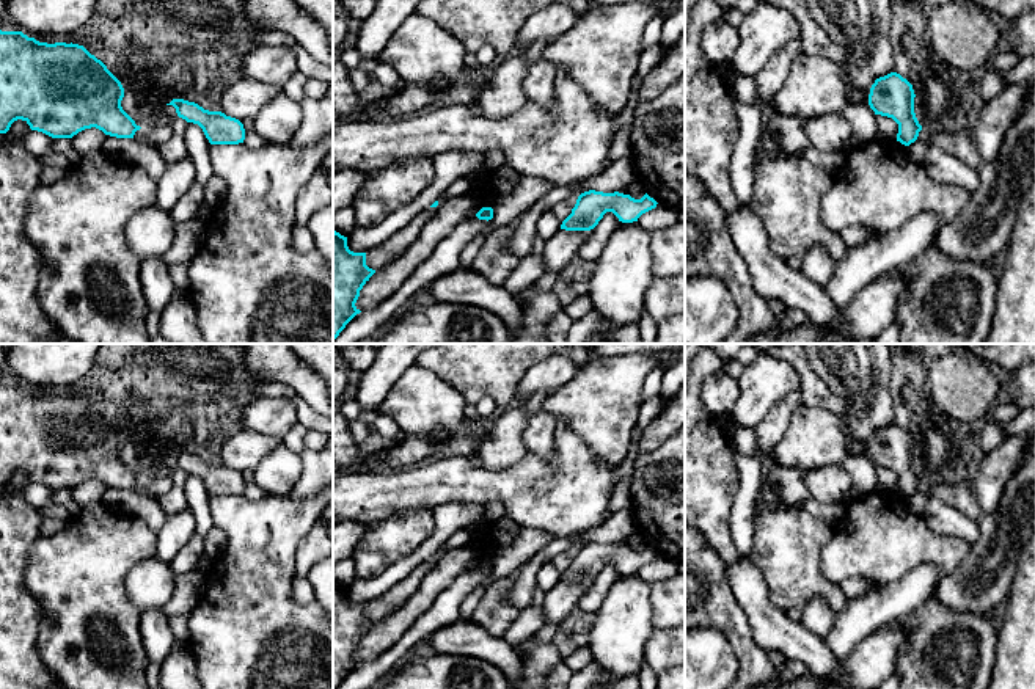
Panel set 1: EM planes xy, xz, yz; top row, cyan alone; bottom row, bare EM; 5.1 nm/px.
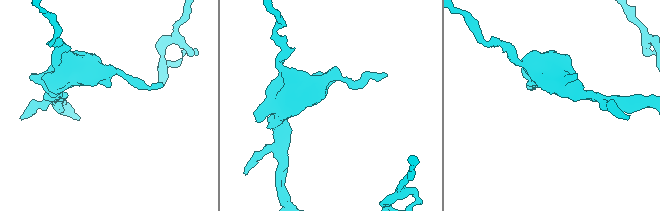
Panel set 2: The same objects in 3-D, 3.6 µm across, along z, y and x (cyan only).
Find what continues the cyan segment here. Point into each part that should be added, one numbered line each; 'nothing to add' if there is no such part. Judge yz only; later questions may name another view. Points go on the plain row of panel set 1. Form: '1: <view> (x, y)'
nothing to add

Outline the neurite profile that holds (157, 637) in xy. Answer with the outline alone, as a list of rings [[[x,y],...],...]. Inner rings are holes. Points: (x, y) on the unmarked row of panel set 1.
[[[162,609],[140,614],[140,634],[151,662],[162,662],[177,642],[170,626],[170,617]]]

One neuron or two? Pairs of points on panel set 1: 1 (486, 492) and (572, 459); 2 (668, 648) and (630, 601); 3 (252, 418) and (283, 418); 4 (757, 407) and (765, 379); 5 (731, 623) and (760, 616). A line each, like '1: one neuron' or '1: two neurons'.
1: one neuron
2: two neurons
3: one neuron
4: one neuron
5: two neurons

